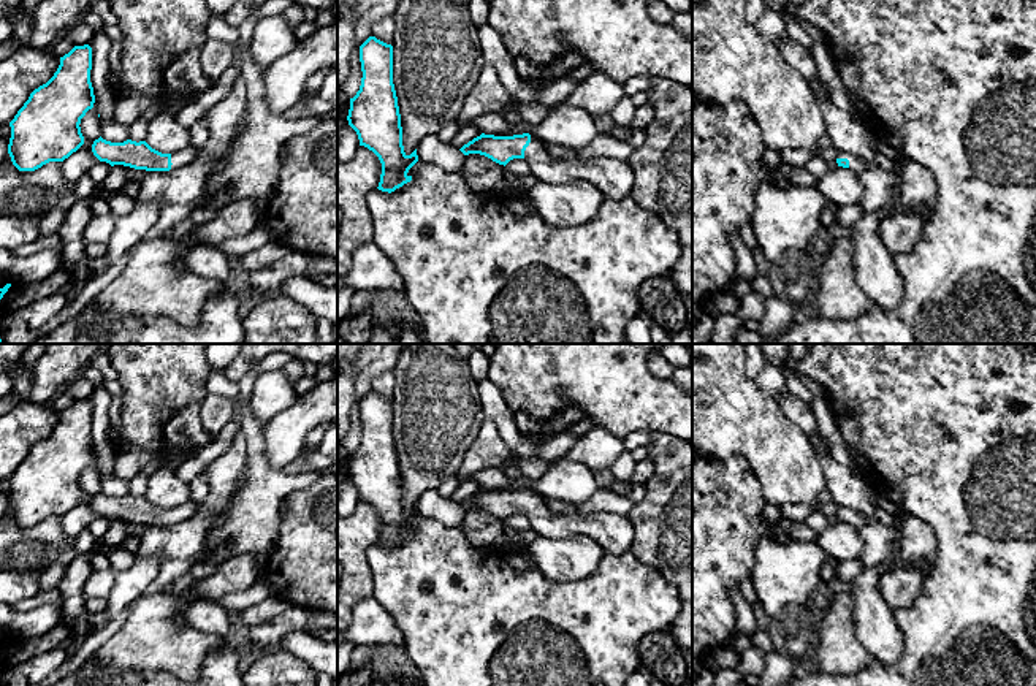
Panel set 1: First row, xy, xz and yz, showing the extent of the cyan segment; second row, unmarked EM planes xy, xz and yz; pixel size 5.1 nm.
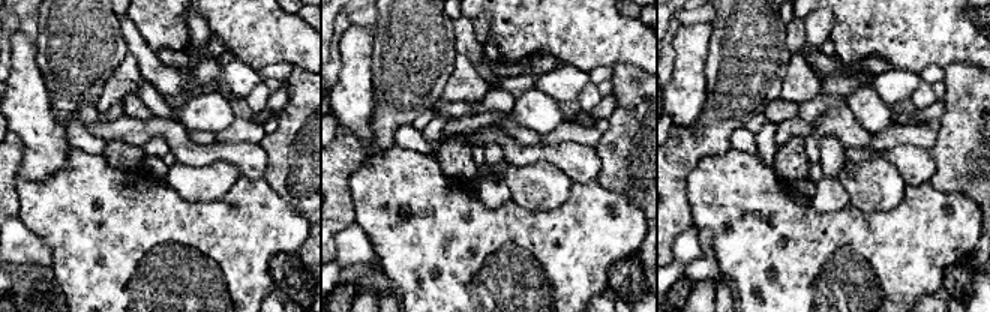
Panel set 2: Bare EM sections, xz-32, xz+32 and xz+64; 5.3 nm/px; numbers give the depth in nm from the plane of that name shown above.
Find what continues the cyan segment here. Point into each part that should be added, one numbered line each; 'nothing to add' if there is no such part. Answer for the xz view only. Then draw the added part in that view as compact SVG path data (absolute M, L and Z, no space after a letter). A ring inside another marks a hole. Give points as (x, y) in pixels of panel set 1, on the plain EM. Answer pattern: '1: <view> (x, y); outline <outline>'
1: xz (615, 534); outline M531 490L531 497L524 505L524 515L529 518L531 528L537 535L547 539L588 535L608 555L629 553L634 542L634 528L627 516L615 513L551 513L547 497L534 490Z

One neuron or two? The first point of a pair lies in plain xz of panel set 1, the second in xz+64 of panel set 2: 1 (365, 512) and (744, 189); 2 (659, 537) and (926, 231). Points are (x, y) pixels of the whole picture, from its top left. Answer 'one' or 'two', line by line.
1: two
2: two

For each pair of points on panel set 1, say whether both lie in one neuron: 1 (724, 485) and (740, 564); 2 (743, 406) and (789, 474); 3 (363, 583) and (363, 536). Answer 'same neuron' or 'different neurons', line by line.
1: same neuron
2: same neuron
3: same neuron

